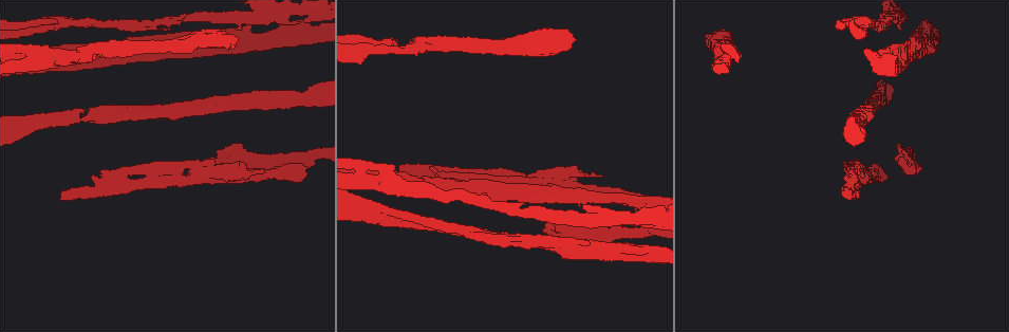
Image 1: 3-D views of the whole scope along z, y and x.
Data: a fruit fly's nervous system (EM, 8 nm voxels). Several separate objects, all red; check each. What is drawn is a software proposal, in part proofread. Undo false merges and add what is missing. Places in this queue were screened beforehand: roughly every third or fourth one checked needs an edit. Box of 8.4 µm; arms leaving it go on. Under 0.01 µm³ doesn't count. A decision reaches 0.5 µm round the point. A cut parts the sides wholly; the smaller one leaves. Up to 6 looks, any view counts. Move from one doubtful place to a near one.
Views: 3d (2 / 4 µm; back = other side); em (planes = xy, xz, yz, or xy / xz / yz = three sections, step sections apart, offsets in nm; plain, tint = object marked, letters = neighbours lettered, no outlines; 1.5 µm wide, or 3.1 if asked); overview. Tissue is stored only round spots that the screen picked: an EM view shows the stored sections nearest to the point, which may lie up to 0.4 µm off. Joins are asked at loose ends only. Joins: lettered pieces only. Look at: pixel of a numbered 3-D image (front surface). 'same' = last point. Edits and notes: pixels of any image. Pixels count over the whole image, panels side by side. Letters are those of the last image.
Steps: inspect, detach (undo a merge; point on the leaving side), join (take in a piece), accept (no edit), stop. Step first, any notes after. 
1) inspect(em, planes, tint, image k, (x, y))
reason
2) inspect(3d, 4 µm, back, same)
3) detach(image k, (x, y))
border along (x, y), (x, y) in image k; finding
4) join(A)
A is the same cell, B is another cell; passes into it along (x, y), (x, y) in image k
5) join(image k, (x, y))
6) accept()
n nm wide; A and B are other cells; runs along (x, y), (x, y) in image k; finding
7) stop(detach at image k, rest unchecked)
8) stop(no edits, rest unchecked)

inspect(3d, 2 µm, image 1, (238, 37))
stops while still wide

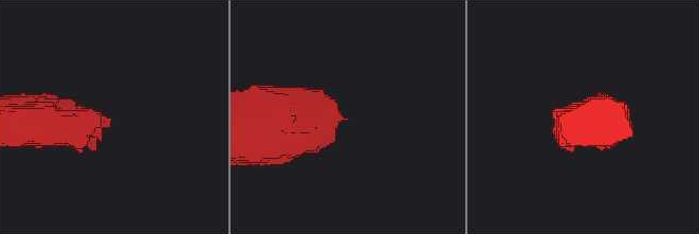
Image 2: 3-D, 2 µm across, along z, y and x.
inspect(em, planes, letters, image 2, (109, 118))

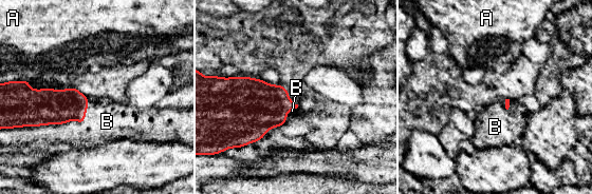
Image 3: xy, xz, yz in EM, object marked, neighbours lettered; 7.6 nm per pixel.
join(B)
B is the same cell, A is another cell; passes into it along (53, 107), (86, 110), (107, 121) in image 3; it goes on there

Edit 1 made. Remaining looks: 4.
inspect(em, planes, letters, image 1, (306, 173))
free end

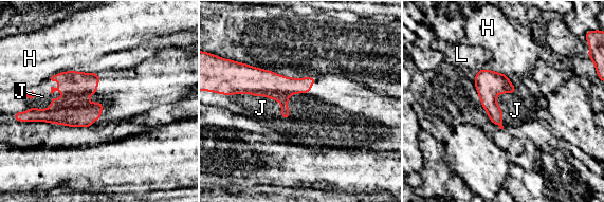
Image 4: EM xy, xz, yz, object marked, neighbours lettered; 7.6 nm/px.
join(J)
J is the same cell, H and L are other cells; passes into it along (77, 87), (52, 96), (42, 96) in image 4; the cell continues

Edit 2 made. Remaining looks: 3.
stop(join at image 3, join at image 4, rest unchecked)

